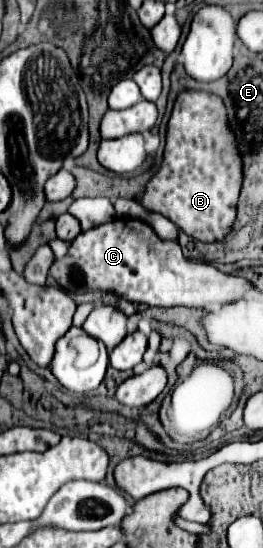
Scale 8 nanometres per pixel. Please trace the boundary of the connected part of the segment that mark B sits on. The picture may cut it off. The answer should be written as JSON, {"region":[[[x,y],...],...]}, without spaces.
{"region":[[[181,91],[167,123],[163,163],[147,181],[143,195],[137,199],[139,205],[167,217],[179,231],[197,241],[215,243],[225,239],[233,229],[239,189],[241,157],[223,99],[207,91]]]}

